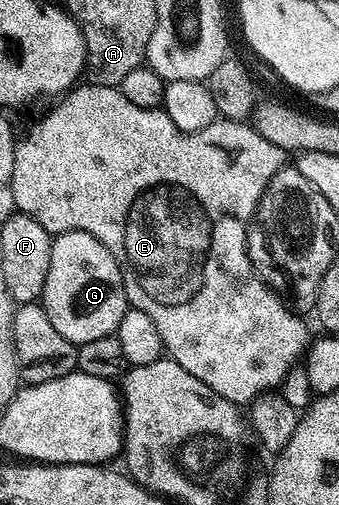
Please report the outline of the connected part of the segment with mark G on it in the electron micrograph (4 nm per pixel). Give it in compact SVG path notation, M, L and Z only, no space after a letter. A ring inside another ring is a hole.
M84 231L59 233L50 246L52 259L48 259L48 279L40 304L48 319L52 319L52 327L76 346L92 343L92 339L104 339L109 333L117 334L128 302L124 279L112 251Z

